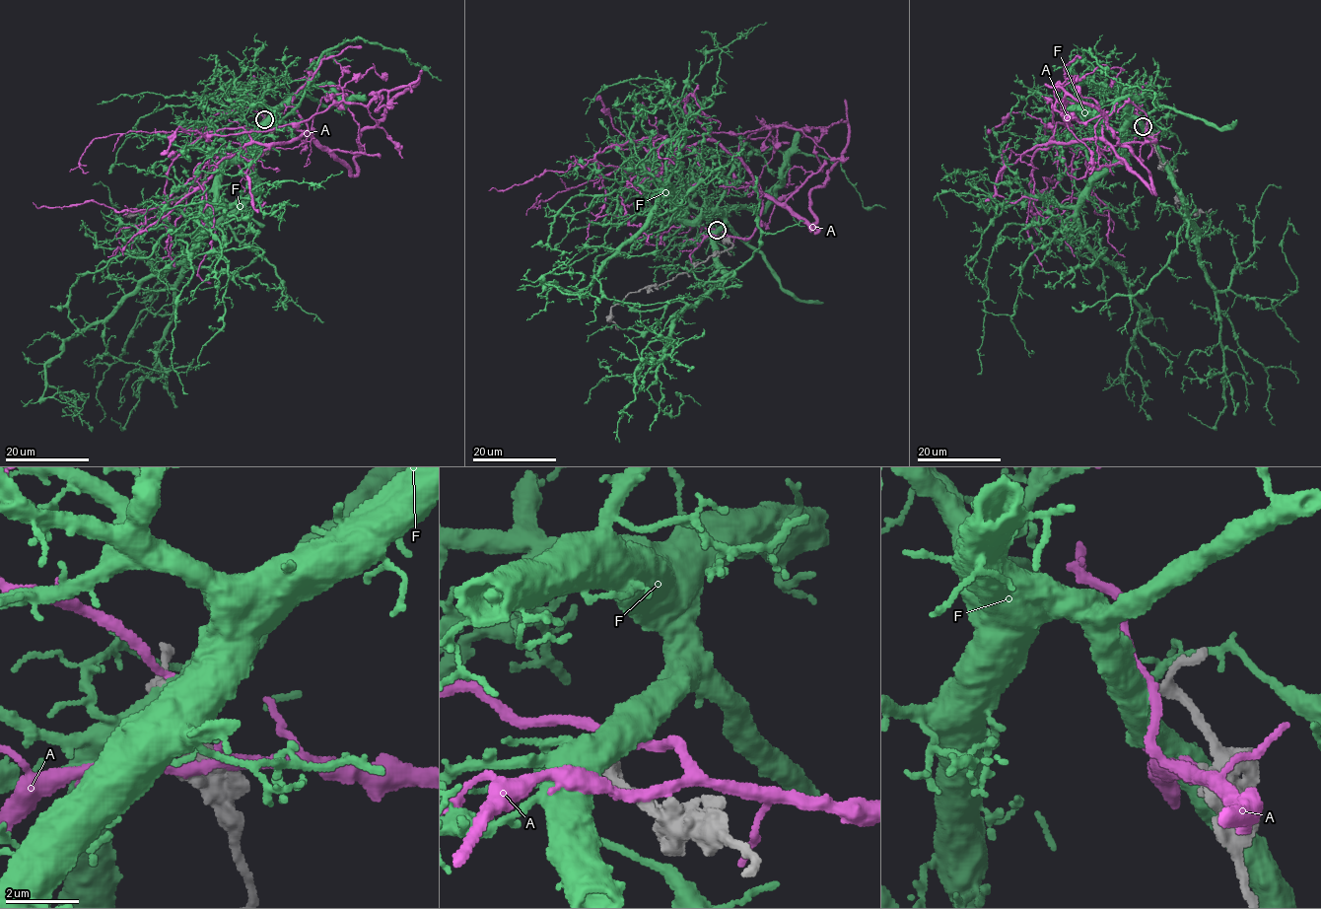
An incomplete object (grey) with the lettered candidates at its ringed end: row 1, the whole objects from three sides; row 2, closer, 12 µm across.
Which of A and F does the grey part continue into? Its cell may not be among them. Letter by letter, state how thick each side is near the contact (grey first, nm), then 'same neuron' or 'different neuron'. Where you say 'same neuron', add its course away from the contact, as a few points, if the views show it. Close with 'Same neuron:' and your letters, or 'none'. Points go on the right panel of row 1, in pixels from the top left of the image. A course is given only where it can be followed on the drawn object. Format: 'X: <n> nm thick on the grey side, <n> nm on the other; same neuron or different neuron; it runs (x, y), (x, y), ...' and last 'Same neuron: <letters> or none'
A: 240 nm thick on the grey side, 240 nm on the other; different neuron
F: 260 nm thick on the grey side, 600 nm on the other; different neuron
Same neuron: none

